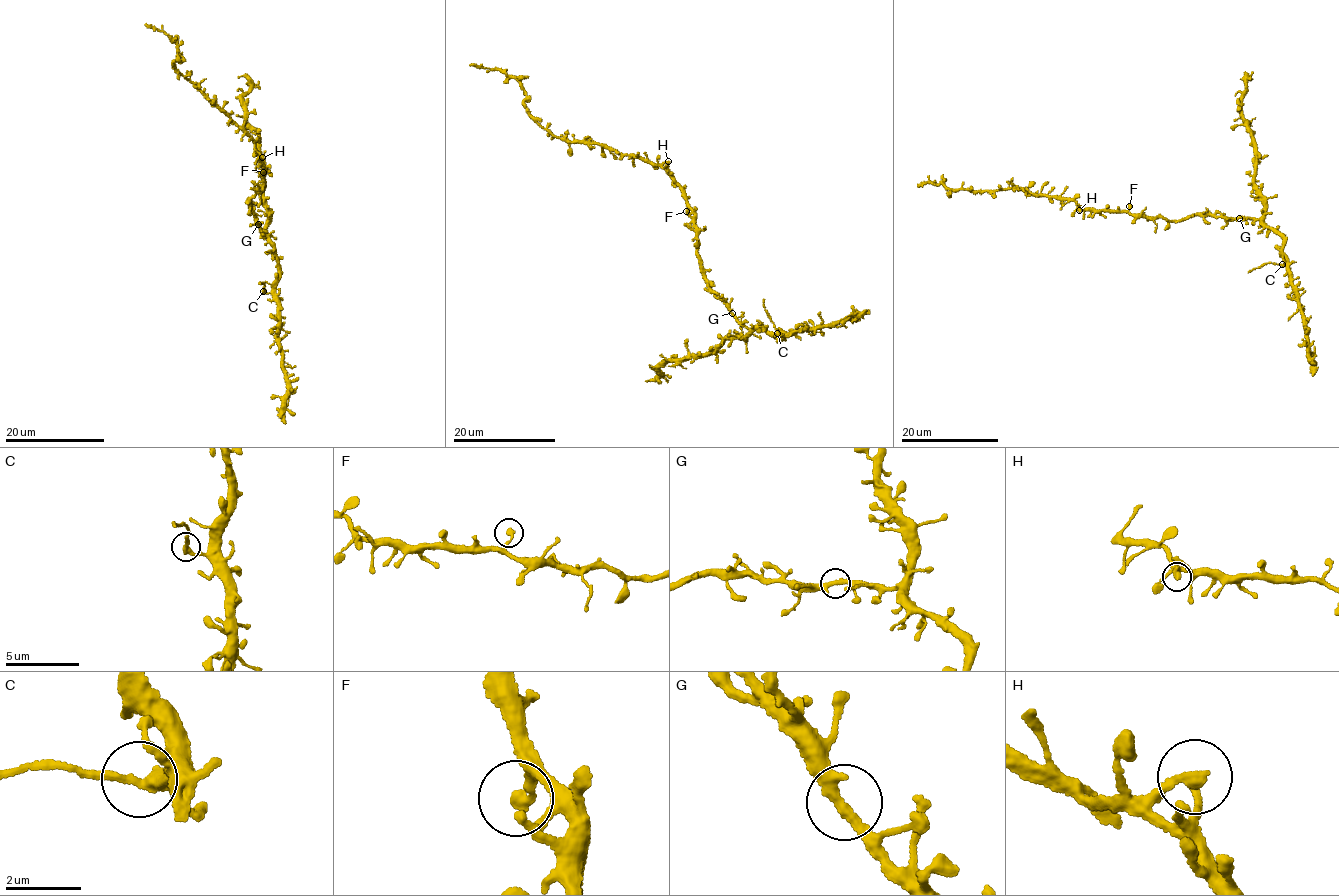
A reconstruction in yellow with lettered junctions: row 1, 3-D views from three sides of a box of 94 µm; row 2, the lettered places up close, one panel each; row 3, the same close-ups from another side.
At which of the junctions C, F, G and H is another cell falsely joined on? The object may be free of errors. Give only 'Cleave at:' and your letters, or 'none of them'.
Cleave at: C

